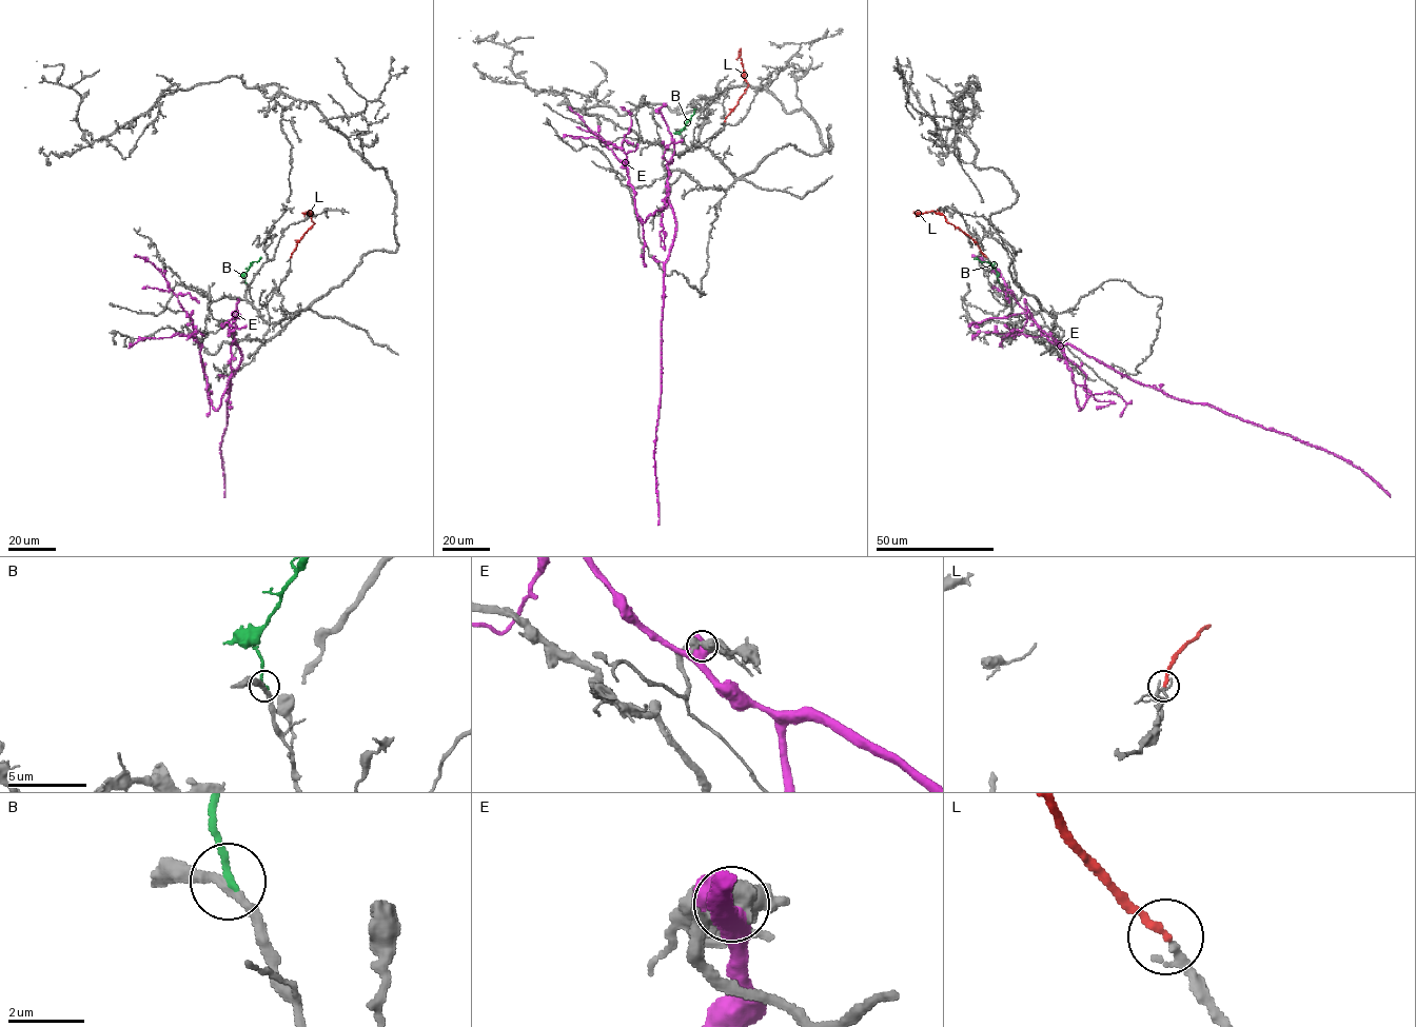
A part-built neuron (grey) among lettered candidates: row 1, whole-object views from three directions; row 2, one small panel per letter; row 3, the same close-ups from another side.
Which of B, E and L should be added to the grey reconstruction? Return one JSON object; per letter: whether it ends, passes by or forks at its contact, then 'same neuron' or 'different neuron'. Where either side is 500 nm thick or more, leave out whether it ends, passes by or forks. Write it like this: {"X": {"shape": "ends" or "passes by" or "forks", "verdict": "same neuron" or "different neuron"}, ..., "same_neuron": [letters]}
{"B": {"shape": "ends", "verdict": "same neuron"}, "E": {"verdict": "different neuron"}, "L": {"shape": "ends", "verdict": "same neuron"}, "same_neuron": ["B", "L"]}

